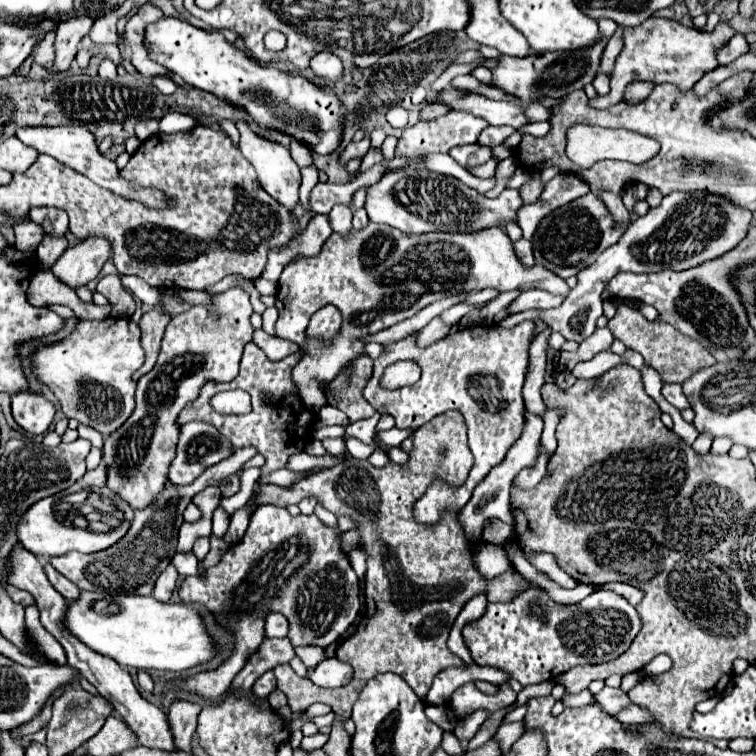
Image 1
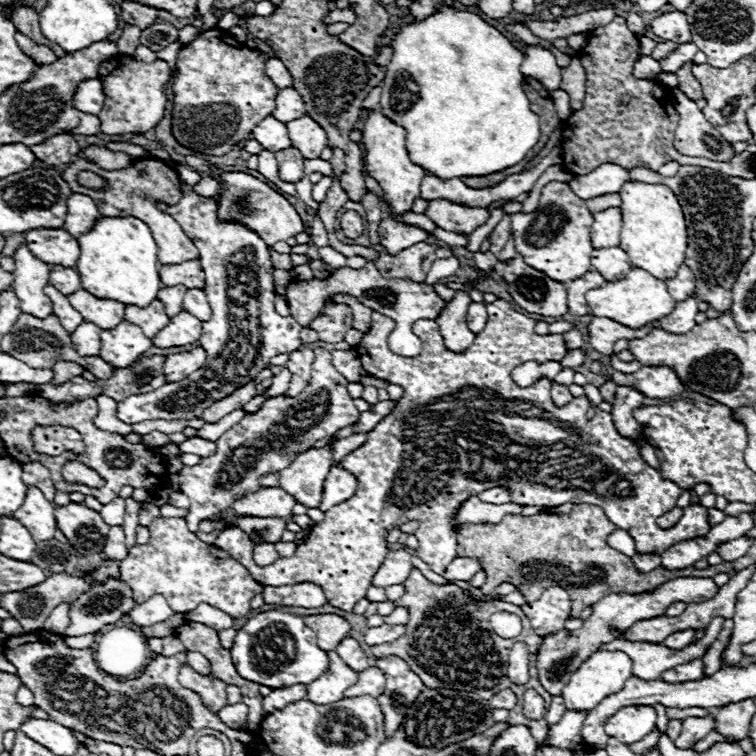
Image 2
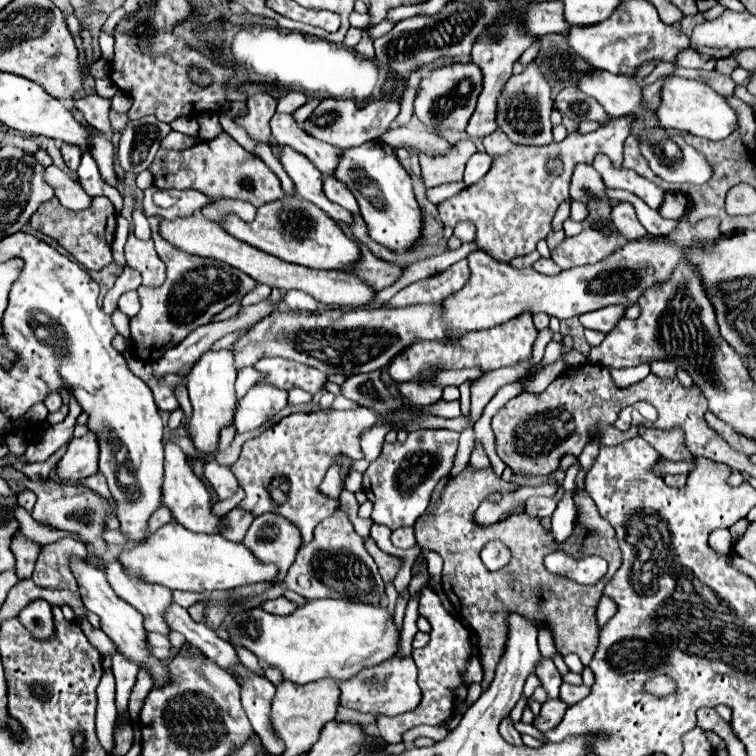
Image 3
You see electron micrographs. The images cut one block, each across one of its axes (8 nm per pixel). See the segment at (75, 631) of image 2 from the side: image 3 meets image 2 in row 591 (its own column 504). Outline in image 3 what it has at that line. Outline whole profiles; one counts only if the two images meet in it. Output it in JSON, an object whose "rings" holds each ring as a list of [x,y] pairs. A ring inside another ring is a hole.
{"rings":[[[528,64],[522,74],[512,76],[506,82],[506,88],[502,90],[502,94],[498,98],[498,118],[496,120],[498,120],[498,126],[510,136],[512,142],[546,146],[552,142],[550,112],[552,112],[550,86],[544,80],[540,68],[536,64]]]}

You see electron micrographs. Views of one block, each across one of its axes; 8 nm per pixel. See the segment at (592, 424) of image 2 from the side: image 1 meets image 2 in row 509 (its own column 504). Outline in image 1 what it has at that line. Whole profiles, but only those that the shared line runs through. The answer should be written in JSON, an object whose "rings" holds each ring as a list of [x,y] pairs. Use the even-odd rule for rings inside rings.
{"rings":[[[522,322],[514,330],[488,332],[486,336],[472,338],[466,330],[458,332],[444,342],[436,342],[428,348],[418,348],[416,332],[404,340],[388,344],[386,354],[374,360],[374,374],[370,384],[364,388],[364,398],[372,402],[376,410],[382,406],[396,420],[396,428],[410,430],[412,434],[400,444],[404,452],[412,450],[412,436],[418,426],[432,420],[446,410],[460,410],[468,424],[468,446],[474,454],[474,466],[462,486],[450,486],[444,480],[434,480],[426,494],[414,504],[414,518],[420,524],[430,524],[430,512],[446,510],[446,496],[472,496],[478,482],[502,462],[512,444],[520,438],[526,424],[526,406],[522,398],[522,386],[528,374],[528,348],[532,334],[536,330],[534,322]],[[399,360],[416,360],[422,368],[422,376],[416,384],[398,390],[386,390],[380,386],[380,378],[386,366]],[[526,582],[526,588],[510,602],[490,602],[476,622],[464,626],[462,636],[476,664],[500,668],[510,678],[516,678],[522,686],[530,686],[544,680],[556,680],[562,672],[574,666],[602,664],[618,658],[628,650],[632,640],[640,632],[640,626],[642,624],[634,606],[628,604],[628,600],[618,596],[616,592],[596,590],[576,606],[570,606],[554,602],[544,588],[534,582]]]}

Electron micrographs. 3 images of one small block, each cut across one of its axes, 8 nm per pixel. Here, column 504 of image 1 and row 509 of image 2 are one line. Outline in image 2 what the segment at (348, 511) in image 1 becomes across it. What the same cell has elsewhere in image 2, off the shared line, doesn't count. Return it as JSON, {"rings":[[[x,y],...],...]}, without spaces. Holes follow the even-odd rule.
{"rings":[[[578,504],[570,514],[506,514],[498,524],[462,524],[460,526],[460,558],[476,558],[486,572],[486,584],[480,588],[482,592],[492,592],[498,584],[510,582],[514,584],[526,602],[534,602],[542,596],[544,588],[560,586],[568,592],[572,604],[572,616],[578,616],[582,608],[596,604],[602,596],[610,592],[628,592],[640,594],[650,592],[656,586],[680,578],[680,576],[716,576],[720,572],[732,574],[734,568],[728,562],[718,566],[710,566],[706,570],[682,568],[680,572],[664,572],[664,568],[656,568],[652,572],[638,572],[632,558],[620,554],[618,550],[606,544],[608,534],[612,534],[616,526],[604,516],[598,506]]]}

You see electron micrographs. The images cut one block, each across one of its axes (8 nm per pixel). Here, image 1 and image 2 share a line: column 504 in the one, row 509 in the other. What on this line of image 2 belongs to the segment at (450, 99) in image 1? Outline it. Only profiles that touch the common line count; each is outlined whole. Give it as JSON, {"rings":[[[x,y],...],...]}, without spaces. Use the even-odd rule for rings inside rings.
{"rings":[[[114,498],[110,504],[104,504],[100,510],[100,516],[104,516],[104,522],[108,526],[122,526],[124,522],[124,498]]]}

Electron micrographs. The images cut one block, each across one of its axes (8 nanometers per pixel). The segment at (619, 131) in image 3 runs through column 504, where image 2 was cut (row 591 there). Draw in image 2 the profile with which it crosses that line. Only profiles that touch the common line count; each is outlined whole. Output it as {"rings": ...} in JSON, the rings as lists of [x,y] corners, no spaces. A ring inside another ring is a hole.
{"rings":[[[184,518],[154,520],[150,526],[150,542],[134,546],[120,562],[120,578],[134,590],[136,602],[144,602],[154,594],[162,594],[176,614],[186,614],[202,602],[208,602],[234,618],[246,616],[250,600],[262,592],[262,586],[248,570],[228,552],[206,544],[188,530]]]}

